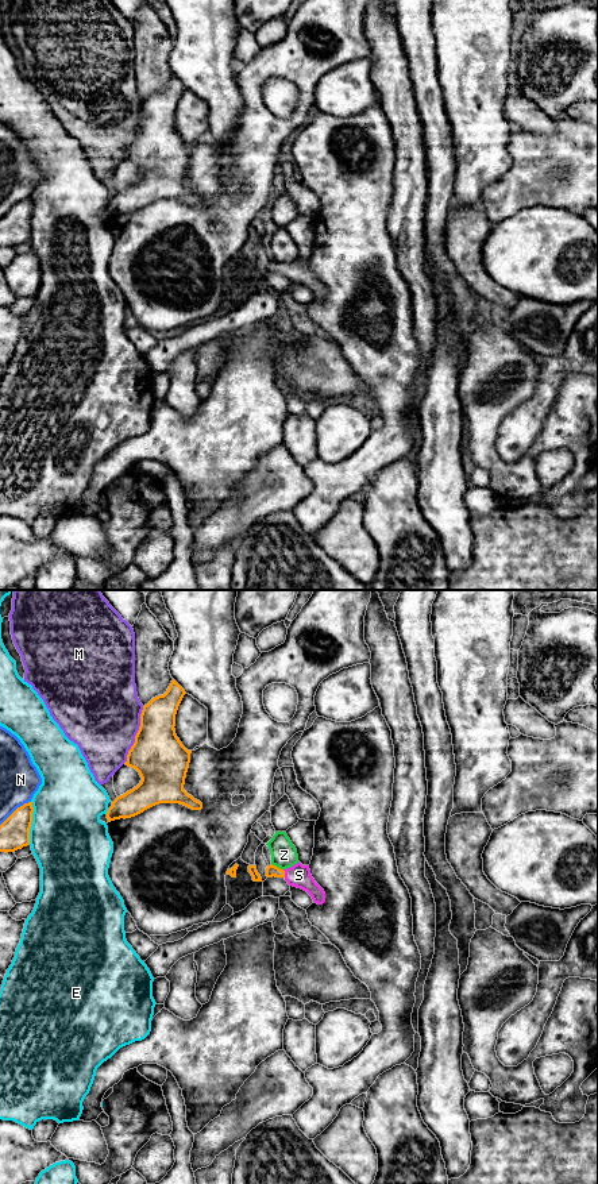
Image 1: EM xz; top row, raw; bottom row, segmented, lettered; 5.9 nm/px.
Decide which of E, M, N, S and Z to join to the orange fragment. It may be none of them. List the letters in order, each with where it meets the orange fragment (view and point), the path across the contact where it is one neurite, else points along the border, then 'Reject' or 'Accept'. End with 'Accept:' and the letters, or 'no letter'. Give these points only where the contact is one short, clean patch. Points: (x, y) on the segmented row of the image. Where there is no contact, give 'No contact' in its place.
E: Touches orange at xz (31, 822). Reject
M: Touches orange at xz (137, 735). Reject
N: Touches orange at xz (15, 810). Reject
S: Touches orange at xz (284, 874). Path across: xz (272, 870), (284, 874), (298, 875). Accept
Z: Touches orange at xz (277, 867). Reject
Accept: S

